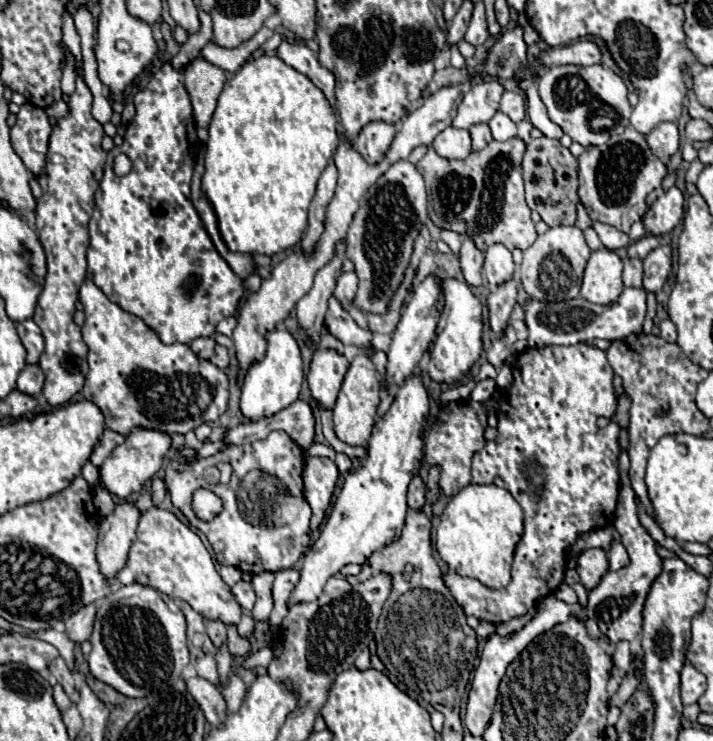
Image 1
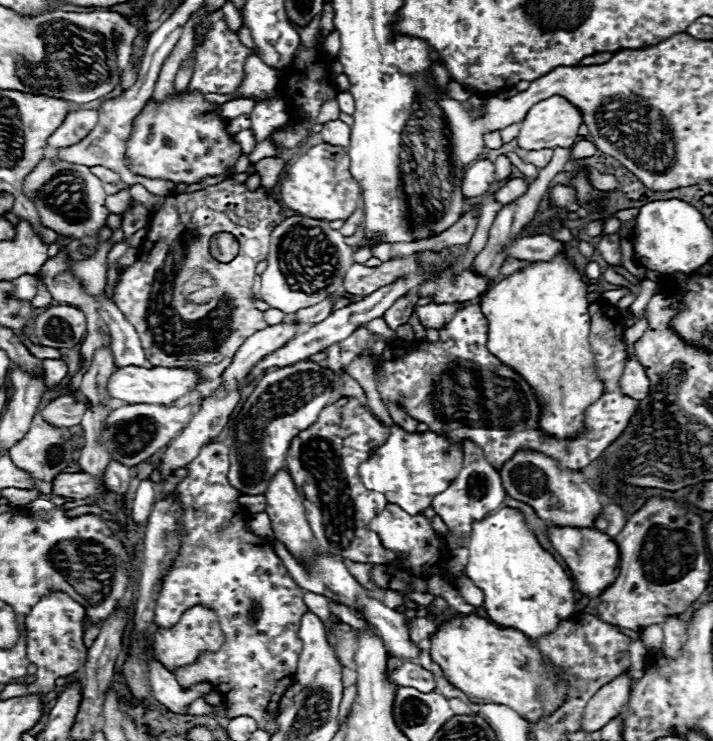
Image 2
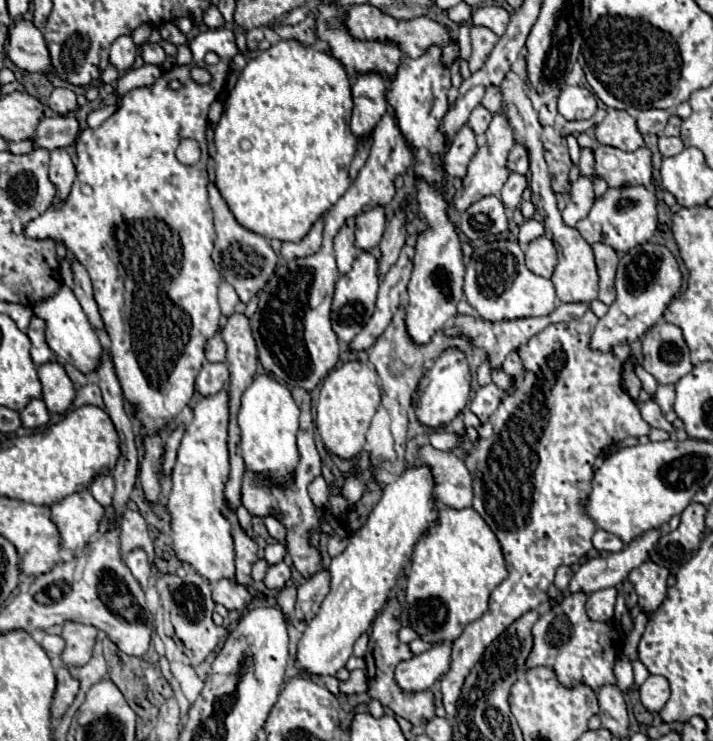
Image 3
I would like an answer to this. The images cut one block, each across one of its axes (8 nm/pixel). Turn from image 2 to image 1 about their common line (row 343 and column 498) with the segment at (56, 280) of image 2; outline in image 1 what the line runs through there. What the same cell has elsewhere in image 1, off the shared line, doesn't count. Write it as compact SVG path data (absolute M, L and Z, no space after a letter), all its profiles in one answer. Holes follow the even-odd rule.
M486 80L482 84L472 86L472 90L464 94L464 100L458 106L458 116L452 120L452 126L468 128L480 122L488 122L498 112L502 92L504 88L498 80Z

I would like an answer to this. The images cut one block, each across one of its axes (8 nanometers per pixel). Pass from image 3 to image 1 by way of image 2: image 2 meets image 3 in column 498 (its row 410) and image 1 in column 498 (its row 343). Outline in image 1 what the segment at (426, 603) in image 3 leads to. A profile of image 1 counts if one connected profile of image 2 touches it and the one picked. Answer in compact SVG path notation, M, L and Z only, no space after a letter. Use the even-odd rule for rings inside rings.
M468 484L444 508L436 548L442 560L460 576L476 578L488 588L504 588L512 580L512 558L524 532L522 506L498 486Z

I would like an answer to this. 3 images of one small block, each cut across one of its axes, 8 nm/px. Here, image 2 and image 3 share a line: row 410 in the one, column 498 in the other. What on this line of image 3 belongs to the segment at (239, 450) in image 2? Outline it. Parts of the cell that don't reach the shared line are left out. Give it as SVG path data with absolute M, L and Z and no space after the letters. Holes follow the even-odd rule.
M514 240L472 242L474 254L466 266L464 294L476 312L490 322L546 316L556 308L556 292L550 280L532 274L524 264L524 252Z

